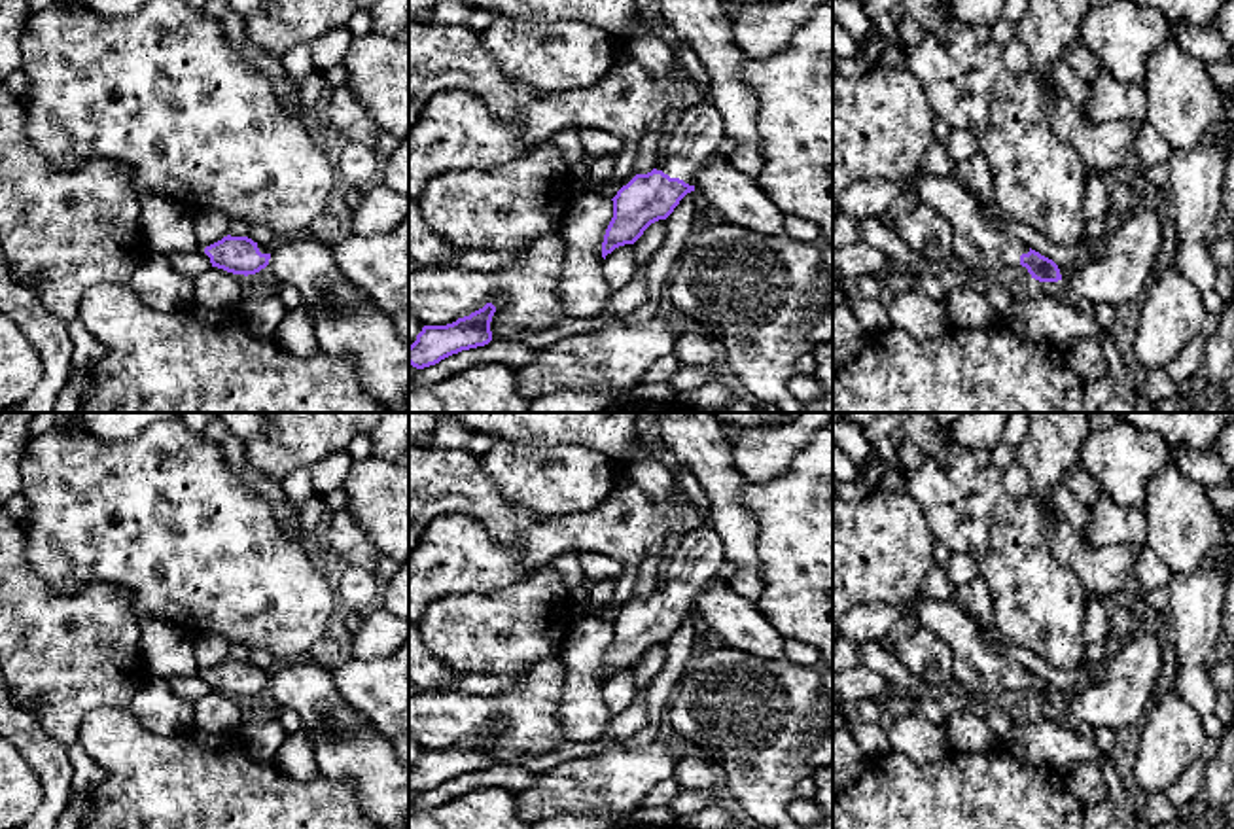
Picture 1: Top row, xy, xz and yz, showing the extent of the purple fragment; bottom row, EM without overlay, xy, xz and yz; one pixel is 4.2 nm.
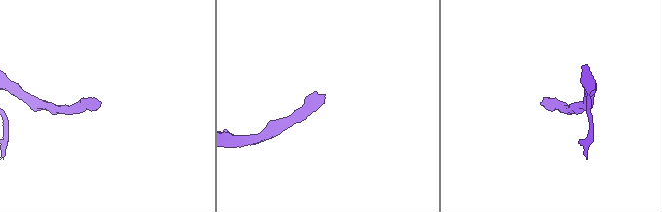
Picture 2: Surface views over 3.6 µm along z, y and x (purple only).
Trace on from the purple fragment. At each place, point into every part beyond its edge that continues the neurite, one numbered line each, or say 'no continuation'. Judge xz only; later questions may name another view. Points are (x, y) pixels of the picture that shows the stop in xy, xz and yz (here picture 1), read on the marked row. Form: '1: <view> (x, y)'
1: xz (693, 137)

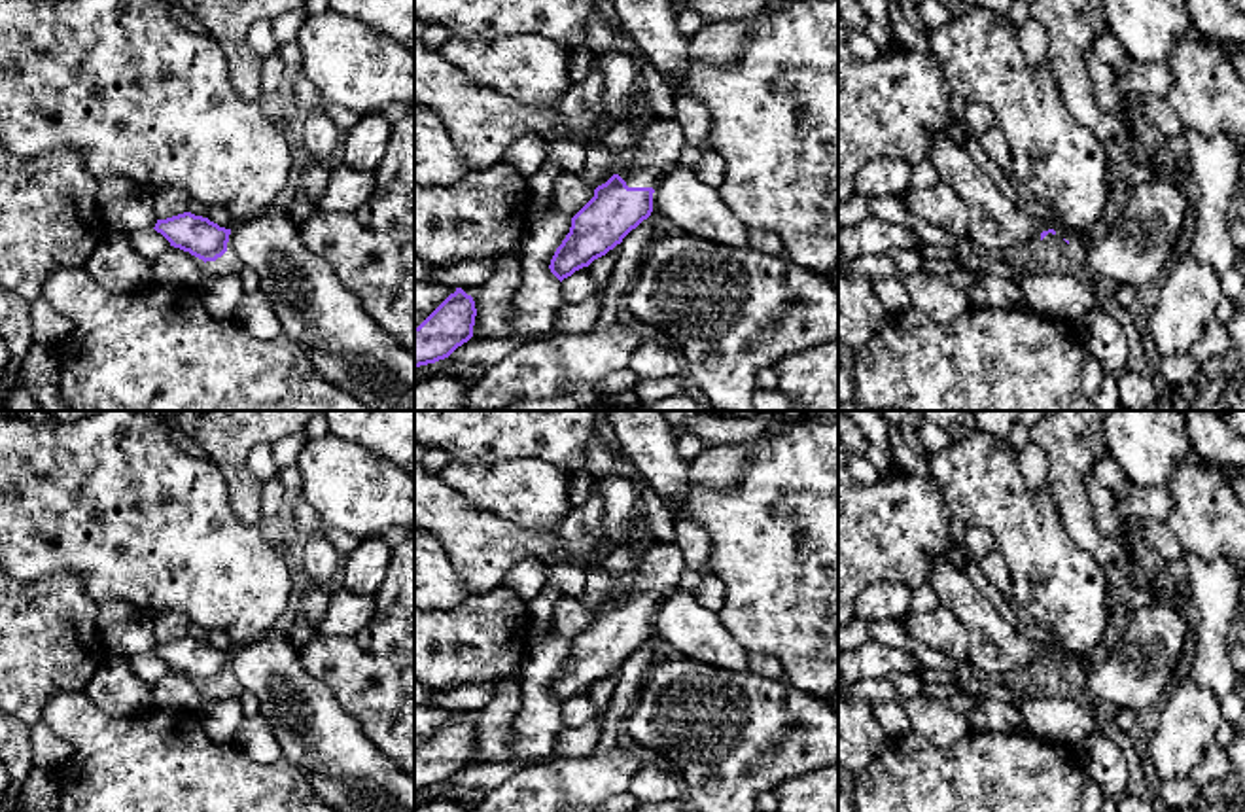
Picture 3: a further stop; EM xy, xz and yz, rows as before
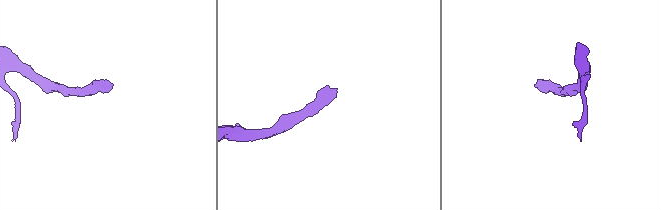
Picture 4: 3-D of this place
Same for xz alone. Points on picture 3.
1: xz (657, 146)

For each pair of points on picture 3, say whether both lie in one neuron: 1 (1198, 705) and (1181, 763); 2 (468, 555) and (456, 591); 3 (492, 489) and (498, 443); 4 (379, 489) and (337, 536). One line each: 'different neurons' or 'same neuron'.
1: same neuron
2: different neurons
3: different neurons
4: different neurons

